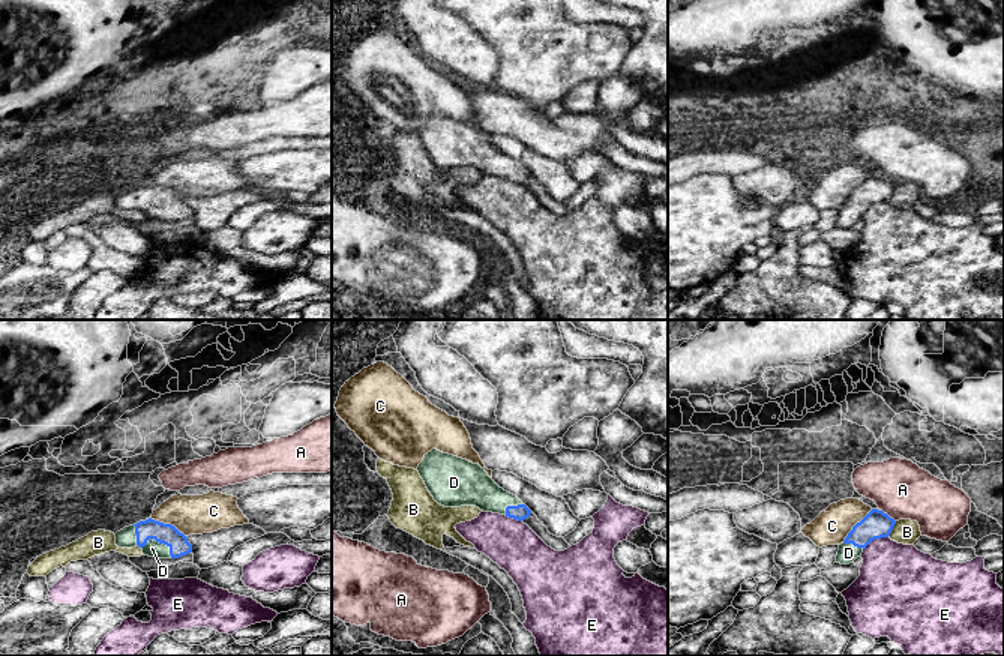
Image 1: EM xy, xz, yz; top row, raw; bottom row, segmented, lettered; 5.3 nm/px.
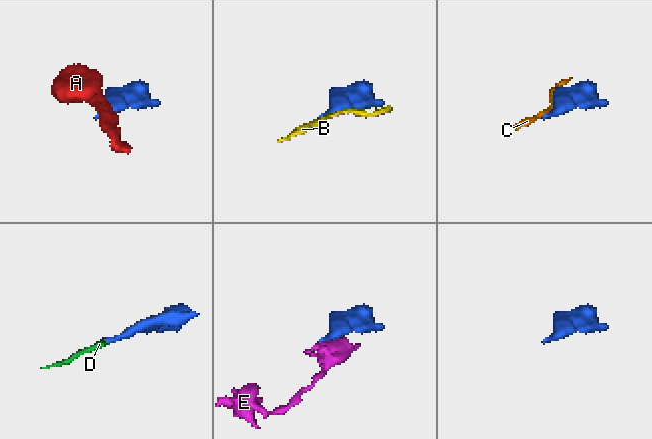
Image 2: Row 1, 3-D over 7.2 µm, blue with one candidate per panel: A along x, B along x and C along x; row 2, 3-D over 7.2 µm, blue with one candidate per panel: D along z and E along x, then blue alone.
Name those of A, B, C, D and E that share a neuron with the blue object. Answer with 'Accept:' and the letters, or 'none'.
Accept: D

